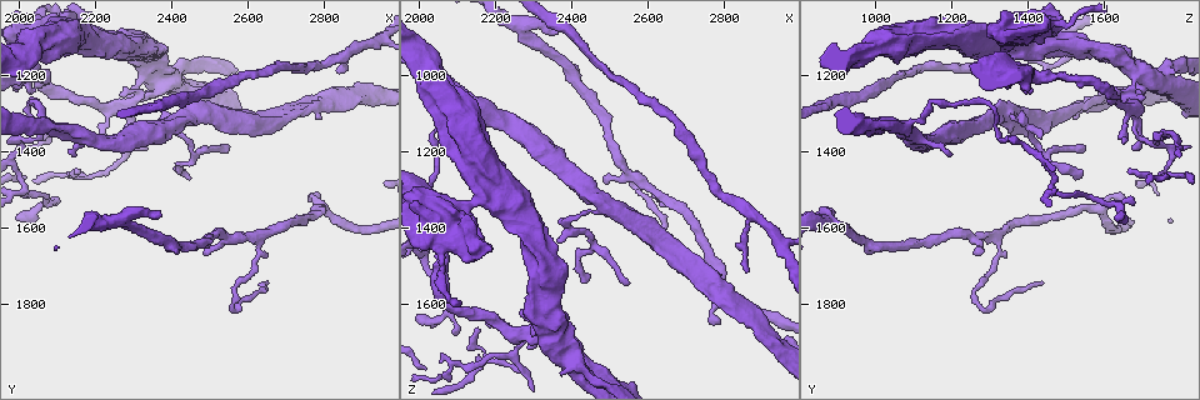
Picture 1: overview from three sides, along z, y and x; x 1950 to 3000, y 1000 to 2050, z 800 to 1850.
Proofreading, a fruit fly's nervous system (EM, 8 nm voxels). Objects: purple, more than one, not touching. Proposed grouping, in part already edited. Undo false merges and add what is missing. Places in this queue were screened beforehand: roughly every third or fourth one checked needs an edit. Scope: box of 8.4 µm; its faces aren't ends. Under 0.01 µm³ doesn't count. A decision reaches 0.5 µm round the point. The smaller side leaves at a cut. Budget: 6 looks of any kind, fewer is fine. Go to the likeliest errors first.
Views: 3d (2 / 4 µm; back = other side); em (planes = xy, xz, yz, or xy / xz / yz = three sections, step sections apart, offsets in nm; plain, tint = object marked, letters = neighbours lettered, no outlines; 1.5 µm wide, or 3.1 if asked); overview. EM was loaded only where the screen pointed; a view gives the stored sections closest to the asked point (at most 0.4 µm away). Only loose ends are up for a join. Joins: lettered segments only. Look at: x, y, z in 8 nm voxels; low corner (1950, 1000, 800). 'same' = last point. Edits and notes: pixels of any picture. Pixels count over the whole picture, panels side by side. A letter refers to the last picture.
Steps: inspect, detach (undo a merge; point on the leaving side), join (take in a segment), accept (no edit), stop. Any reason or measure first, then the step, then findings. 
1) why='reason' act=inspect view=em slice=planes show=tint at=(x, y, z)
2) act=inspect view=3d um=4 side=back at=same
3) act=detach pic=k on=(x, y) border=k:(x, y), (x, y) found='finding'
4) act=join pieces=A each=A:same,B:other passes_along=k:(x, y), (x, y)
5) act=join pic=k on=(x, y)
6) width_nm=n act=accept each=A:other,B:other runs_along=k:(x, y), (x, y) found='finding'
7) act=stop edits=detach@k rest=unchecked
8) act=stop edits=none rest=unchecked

act=inspect view=em slice=yz step=8 show=plain at=(2765, 1525, 1640)

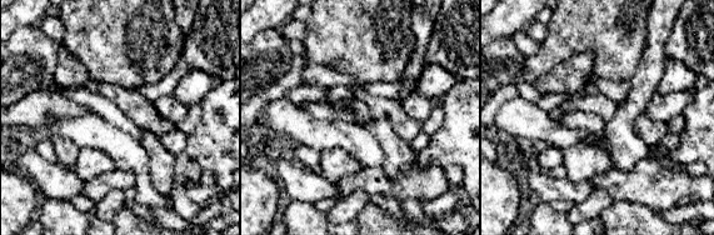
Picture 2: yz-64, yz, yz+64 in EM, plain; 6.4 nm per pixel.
why='see the neighbours' act=inspect view=em slice=yz step=8 show=letters at=same

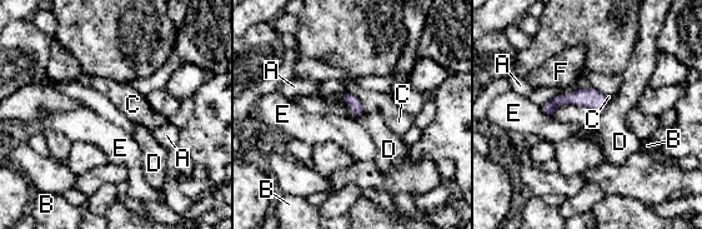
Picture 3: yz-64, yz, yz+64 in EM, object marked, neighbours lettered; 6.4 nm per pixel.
longest_contact=C:200nm act=accept each=A:other,B:other,C:other,D:other,E:other,F:other found='none of them fits'

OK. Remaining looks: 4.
why='tapers out' act=inspect view=3d um=2 side=back at=(2180, 1375, 1655)

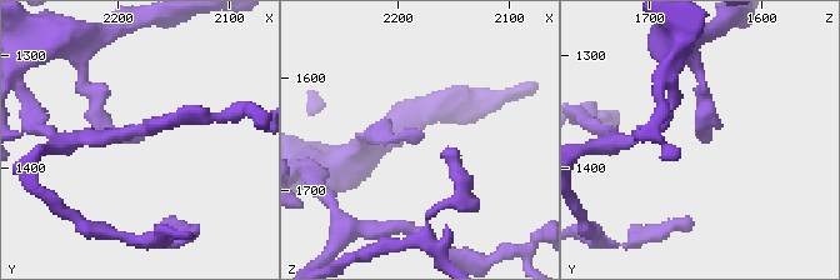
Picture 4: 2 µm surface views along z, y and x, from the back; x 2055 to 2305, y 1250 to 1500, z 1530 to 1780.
act=inspect view=em slice=planes show=letters at=(2174, 1368, 1648)

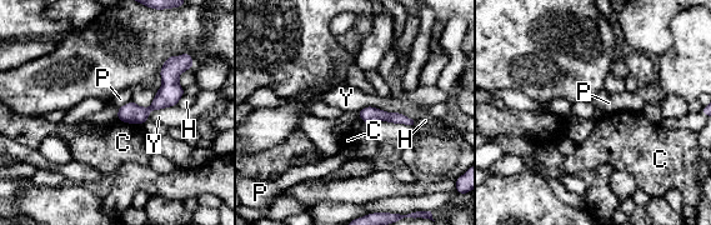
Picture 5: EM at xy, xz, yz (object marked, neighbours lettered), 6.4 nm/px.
width_nm=120 act=accept each=C:other,H:other,P:other,Y:other found='no lettered segment goes on from it'

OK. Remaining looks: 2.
act=inspect view=em slice=planes show=letters at=(2655, 1745, 1435)

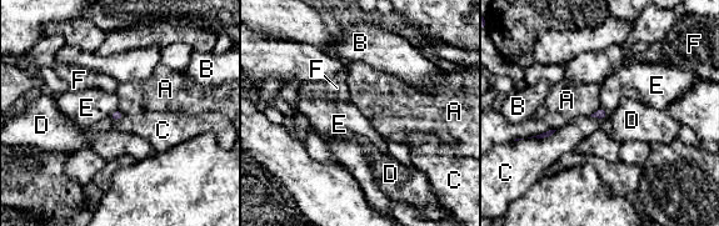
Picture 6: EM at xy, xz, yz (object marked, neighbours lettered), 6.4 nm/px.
longest_contact=C:200nm act=accept each=A:other,B:other,C:other,D:other,E:other,F:other border=6:(557, 130), (548, 136), (528, 139) found='no lettered segment goes on from it'

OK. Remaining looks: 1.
act=stop edits=none rest=unchecked

